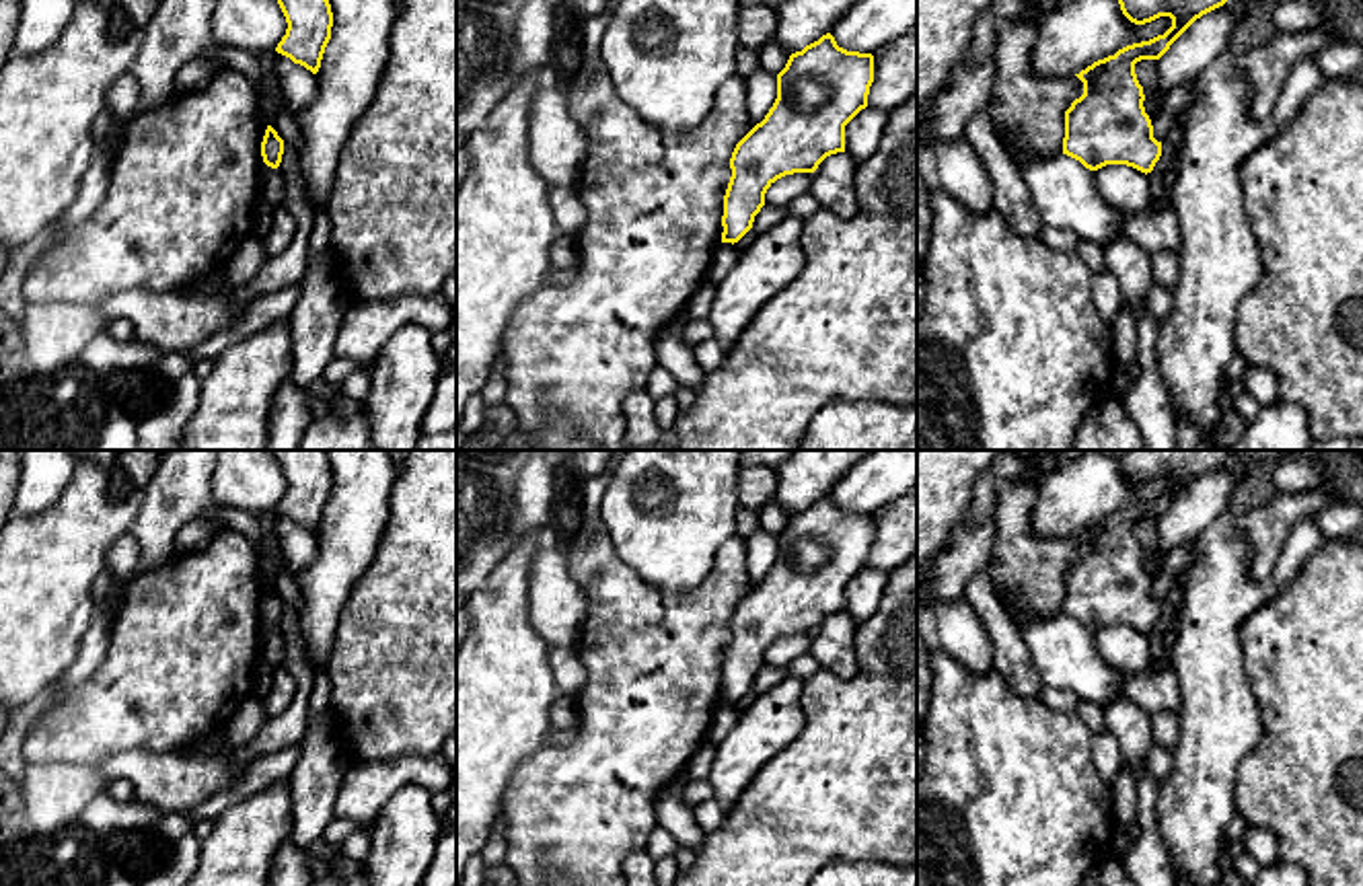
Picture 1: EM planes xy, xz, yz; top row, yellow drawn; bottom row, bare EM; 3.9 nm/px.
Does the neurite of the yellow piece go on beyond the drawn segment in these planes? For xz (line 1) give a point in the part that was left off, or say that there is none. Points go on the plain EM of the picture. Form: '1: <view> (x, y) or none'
1: none

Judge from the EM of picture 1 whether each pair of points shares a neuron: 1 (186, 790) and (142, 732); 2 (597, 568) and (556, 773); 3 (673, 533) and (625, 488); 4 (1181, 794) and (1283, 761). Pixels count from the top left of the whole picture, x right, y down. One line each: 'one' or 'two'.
1: two
2: one
3: one
4: two

